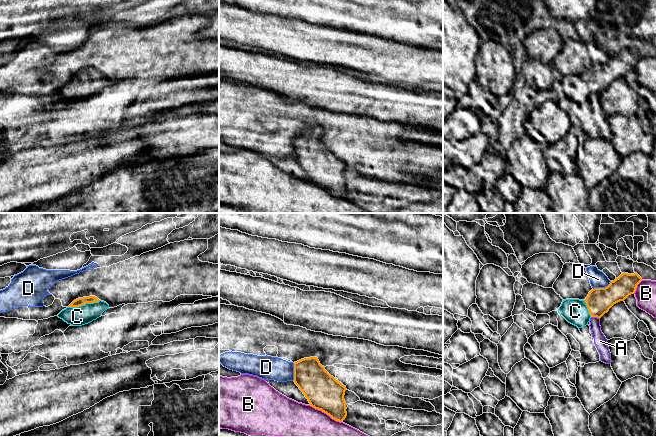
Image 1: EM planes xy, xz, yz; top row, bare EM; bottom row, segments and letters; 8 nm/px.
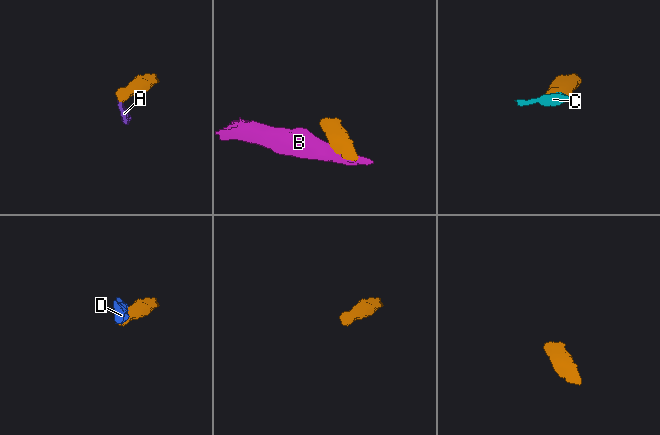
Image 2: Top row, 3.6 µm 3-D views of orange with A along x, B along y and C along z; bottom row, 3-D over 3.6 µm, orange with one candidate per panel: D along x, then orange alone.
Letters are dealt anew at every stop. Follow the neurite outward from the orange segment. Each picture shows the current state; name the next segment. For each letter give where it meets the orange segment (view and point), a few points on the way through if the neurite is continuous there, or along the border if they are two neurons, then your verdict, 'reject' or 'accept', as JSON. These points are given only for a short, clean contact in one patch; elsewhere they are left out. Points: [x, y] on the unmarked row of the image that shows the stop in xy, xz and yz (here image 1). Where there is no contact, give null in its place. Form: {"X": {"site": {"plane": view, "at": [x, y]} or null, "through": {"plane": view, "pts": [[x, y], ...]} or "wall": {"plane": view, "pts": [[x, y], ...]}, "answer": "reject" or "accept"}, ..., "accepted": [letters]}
{"A": {"site": {"plane": "yz", "at": [596, 92]}, "wall": {"plane": "yz", "pts": [[592, 92], [596, 92], [599, 95]]}, "answer": "reject"}, "B": {"site": {"plane": "xz", "at": [325, 188]}, "answer": "reject"}, "C": {"site": {"plane": "xy", "at": [84, 80]}, "through": {"plane": "xy", "pts": [[78, 78], [84, 80], [77, 92]]}, "answer": "accept"}, "D": {"site": {"plane": "yz", "at": [602, 64]}, "wall": {"plane": "yz", "pts": [[611, 57], [604, 63], [595, 63], [593, 65]]}, "answer": "reject"}, "accepted": ["C"]}

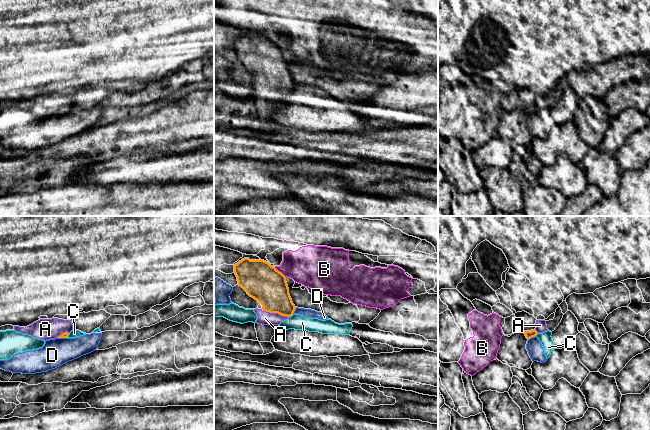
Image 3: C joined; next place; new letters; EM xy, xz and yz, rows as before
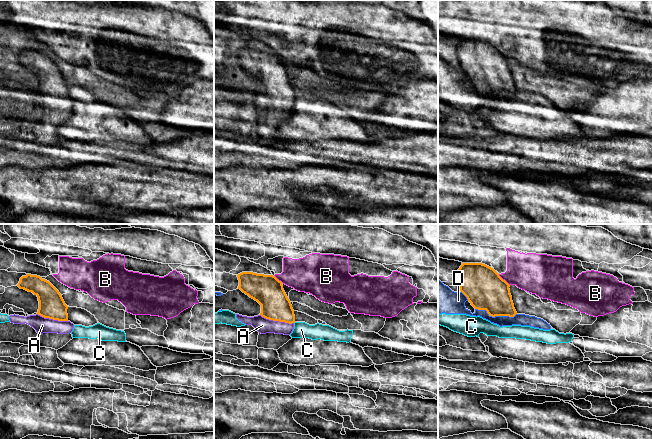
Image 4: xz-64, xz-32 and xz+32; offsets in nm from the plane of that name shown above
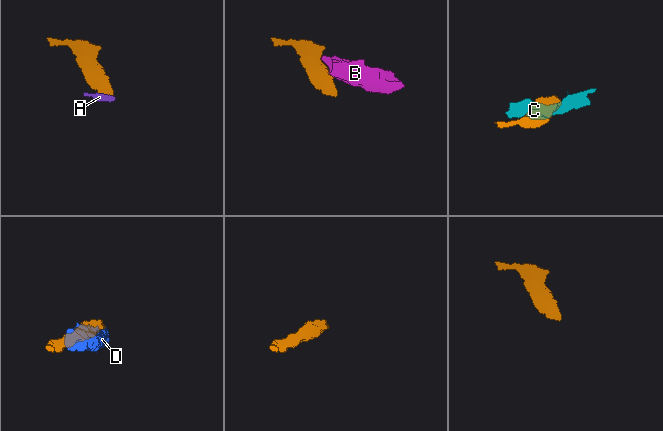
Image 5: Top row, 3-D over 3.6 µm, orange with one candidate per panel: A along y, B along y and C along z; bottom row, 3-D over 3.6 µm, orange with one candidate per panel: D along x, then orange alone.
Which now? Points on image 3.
{"A": {"site": {"plane": "xz", "at": [275, 88]}, "through": {"plane": "xz", "pts": [[264, 59], [274, 72], [275, 88], [265, 94]]}, "answer": "accept"}, "B": {"site": {"plane": "xz", "at": [280, 48]}, "answer": "reject"}, "C": {"site": {"plane": "xz", "at": [291, 91]}, "wall": {"plane": "xz", "pts": [[293, 90], [289, 93]]}, "answer": "reject"}, "D": {"site": {"plane": "yz", "at": [531, 113]}, "answer": "reject"}, "accepted": ["A"]}

